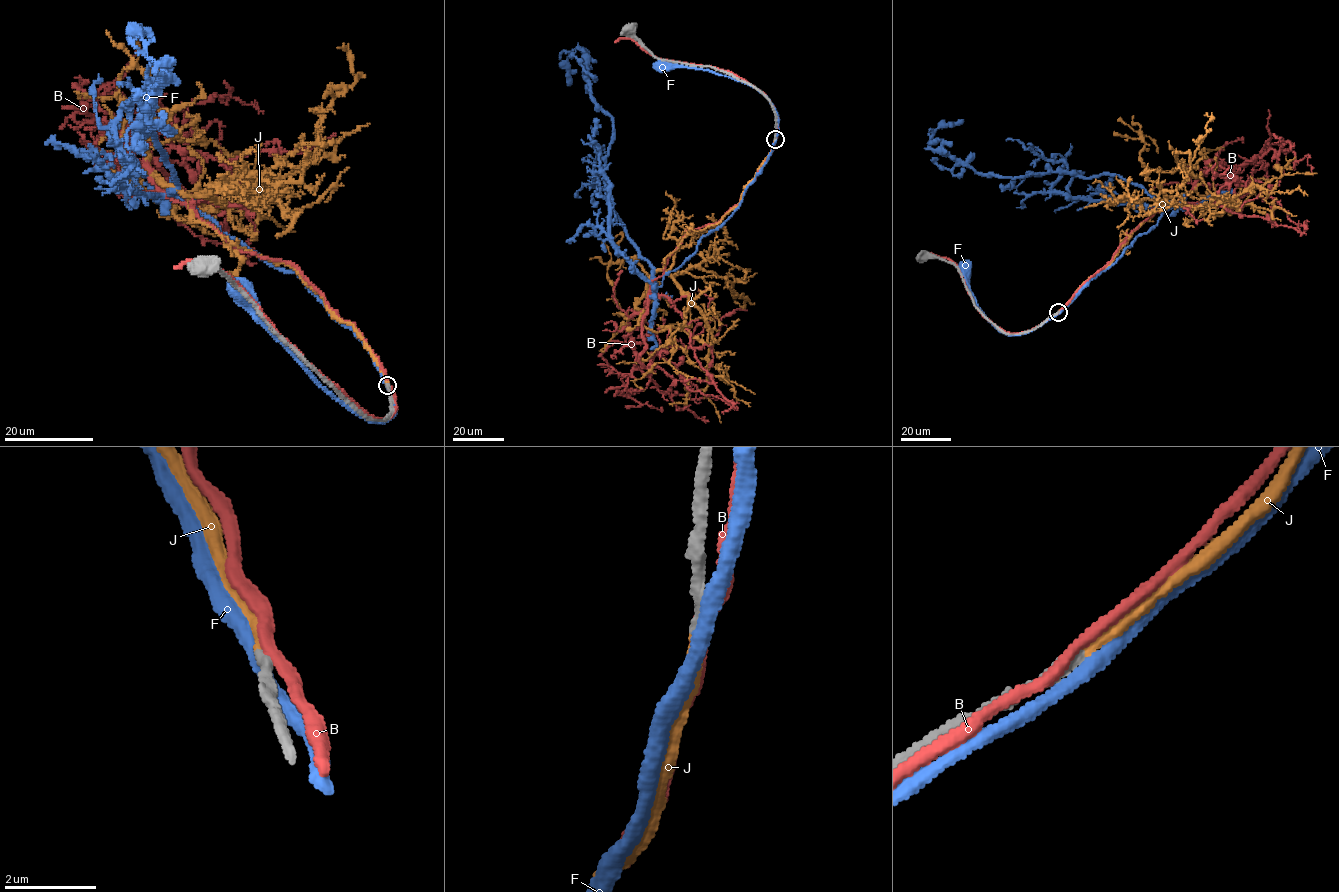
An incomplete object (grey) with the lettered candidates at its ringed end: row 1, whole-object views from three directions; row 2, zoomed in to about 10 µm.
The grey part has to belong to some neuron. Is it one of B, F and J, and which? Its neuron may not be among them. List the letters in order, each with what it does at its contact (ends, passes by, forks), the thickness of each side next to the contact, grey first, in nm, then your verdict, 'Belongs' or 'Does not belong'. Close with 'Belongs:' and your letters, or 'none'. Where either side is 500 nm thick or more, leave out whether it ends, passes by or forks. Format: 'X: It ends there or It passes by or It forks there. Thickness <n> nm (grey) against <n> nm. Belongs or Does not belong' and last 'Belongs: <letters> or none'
B: It passes by. Thickness 280 nm (grey) against 280 nm. Does not belong
F: It passes by. Thickness 300 nm (grey) against 320 nm. Does not belong
J: It ends there. Thickness 260 nm (grey) against 260 nm. Belongs
Belongs: J

